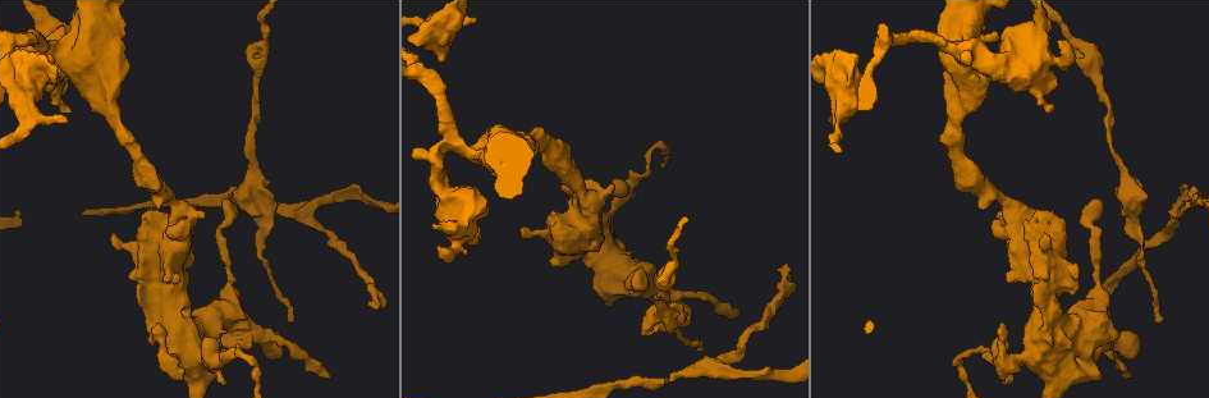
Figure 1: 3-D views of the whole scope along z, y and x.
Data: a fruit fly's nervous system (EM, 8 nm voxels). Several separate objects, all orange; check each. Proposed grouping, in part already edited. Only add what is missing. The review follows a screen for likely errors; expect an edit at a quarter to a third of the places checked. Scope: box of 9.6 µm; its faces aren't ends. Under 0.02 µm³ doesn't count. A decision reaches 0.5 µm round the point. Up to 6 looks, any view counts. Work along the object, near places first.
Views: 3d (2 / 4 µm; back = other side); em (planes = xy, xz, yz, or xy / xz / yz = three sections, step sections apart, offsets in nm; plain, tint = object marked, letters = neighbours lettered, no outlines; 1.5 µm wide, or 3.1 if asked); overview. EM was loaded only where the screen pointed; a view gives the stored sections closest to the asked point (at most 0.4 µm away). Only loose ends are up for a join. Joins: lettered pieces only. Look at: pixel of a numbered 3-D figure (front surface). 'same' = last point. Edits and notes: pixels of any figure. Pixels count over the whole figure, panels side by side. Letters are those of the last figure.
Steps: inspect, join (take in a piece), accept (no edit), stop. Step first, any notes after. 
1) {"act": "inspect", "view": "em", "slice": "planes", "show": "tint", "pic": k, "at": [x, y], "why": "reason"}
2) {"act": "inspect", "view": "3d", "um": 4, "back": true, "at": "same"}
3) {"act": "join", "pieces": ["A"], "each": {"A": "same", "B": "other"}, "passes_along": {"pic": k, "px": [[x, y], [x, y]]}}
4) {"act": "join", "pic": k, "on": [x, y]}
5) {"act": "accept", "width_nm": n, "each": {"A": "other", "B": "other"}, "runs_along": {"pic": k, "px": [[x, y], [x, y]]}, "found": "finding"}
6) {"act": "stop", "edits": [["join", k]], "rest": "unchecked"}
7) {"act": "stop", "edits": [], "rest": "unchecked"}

{"act": "inspect", "view": "em", "slice": "planes", "show": "letters", "pic": 1, "at": [704, 347], "why": "thin end"}

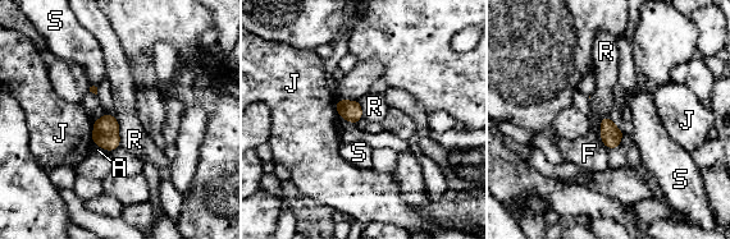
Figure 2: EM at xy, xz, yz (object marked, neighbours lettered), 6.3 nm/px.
{"act": "accept", "each": {"A": "other", "F": "other", "J": "other", "R": "other", "S": "other"}, "border": {"pic": 2, "px": [[608, 115], [601, 119], [601, 139]]}, "found": "no lettered piece goes on from it"}

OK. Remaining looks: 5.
{"act": "inspect", "view": "3d", "um": 2, "pic": 1, "at": [785, 265], "why": "long arm stops here"}

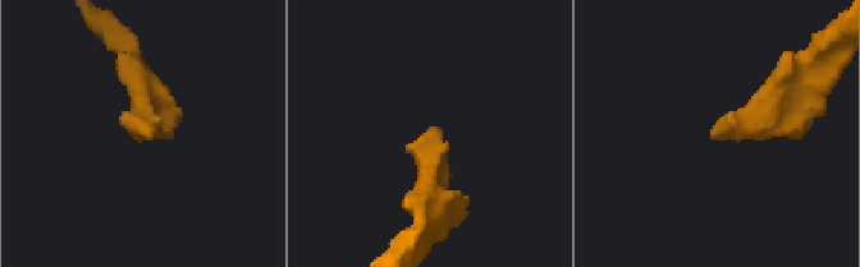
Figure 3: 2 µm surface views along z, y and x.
{"act": "inspect", "view": "em", "slice": "planes", "show": "letters", "pic": 3, "at": [712, 135]}

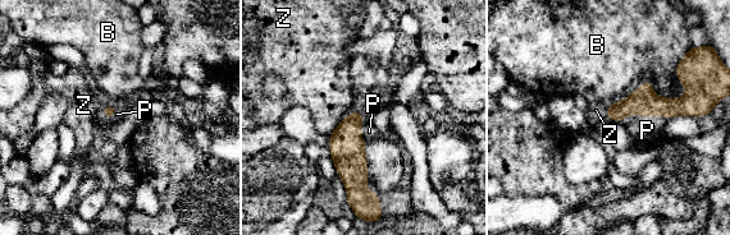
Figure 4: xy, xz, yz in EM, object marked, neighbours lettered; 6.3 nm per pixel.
{"act": "join", "pieces": ["P"], "each": {"B": "other", "P": "same", "Z": "other"}, "passes_along": {"pic": 4, "px": [[642, 102], [642, 115], [647, 130]]}, "found": "it goes on there"}

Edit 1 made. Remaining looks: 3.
{"act": "stop", "edits": [["join", 4]], "rest": "unchecked"}

